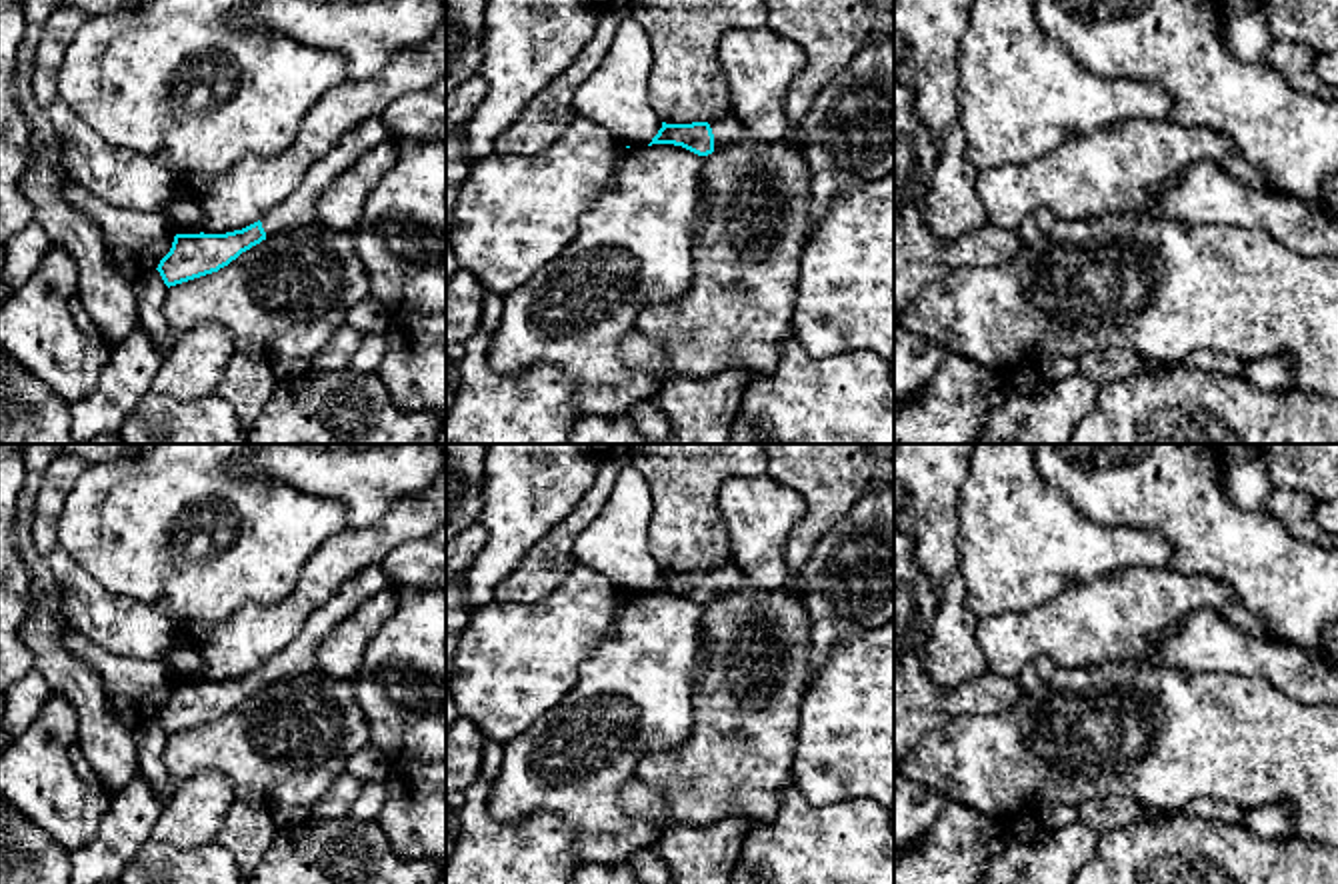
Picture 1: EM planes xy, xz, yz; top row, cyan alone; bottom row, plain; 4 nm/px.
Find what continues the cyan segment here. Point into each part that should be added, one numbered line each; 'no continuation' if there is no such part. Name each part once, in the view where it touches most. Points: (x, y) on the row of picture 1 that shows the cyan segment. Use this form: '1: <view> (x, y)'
1: xz (726, 132)

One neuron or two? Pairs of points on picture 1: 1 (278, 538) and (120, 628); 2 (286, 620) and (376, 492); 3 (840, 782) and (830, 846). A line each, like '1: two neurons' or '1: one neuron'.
1: two neurons
2: two neurons
3: two neurons

